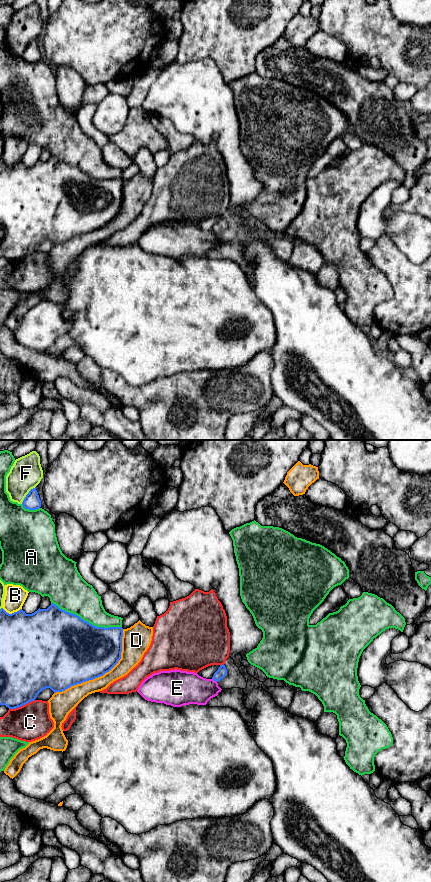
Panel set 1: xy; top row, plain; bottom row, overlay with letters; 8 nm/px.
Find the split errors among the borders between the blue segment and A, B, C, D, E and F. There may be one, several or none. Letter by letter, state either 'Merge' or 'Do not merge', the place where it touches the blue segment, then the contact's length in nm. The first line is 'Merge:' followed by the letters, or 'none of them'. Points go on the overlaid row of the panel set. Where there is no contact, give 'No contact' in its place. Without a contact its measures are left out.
Merge: none of them
A: Do not merge. Touches blue at xy (86, 621). Shared border 600 nm
B: Do not merge. Touches blue at xy (12, 613). Shared border 160 nm
C: Do not merge. Touches blue at xy (21, 705). Shared border 220 nm
D: Do not merge. Touches blue at xy (102, 675). Shared border 750 nm
E: Do not merge. Touches blue at xy (214, 680). Shared border 50 nm
F: Do not merge. Touches blue at xy (27, 494). Shared border 180 nm

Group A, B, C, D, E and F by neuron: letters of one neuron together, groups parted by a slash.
A / B / C / D / E / F

